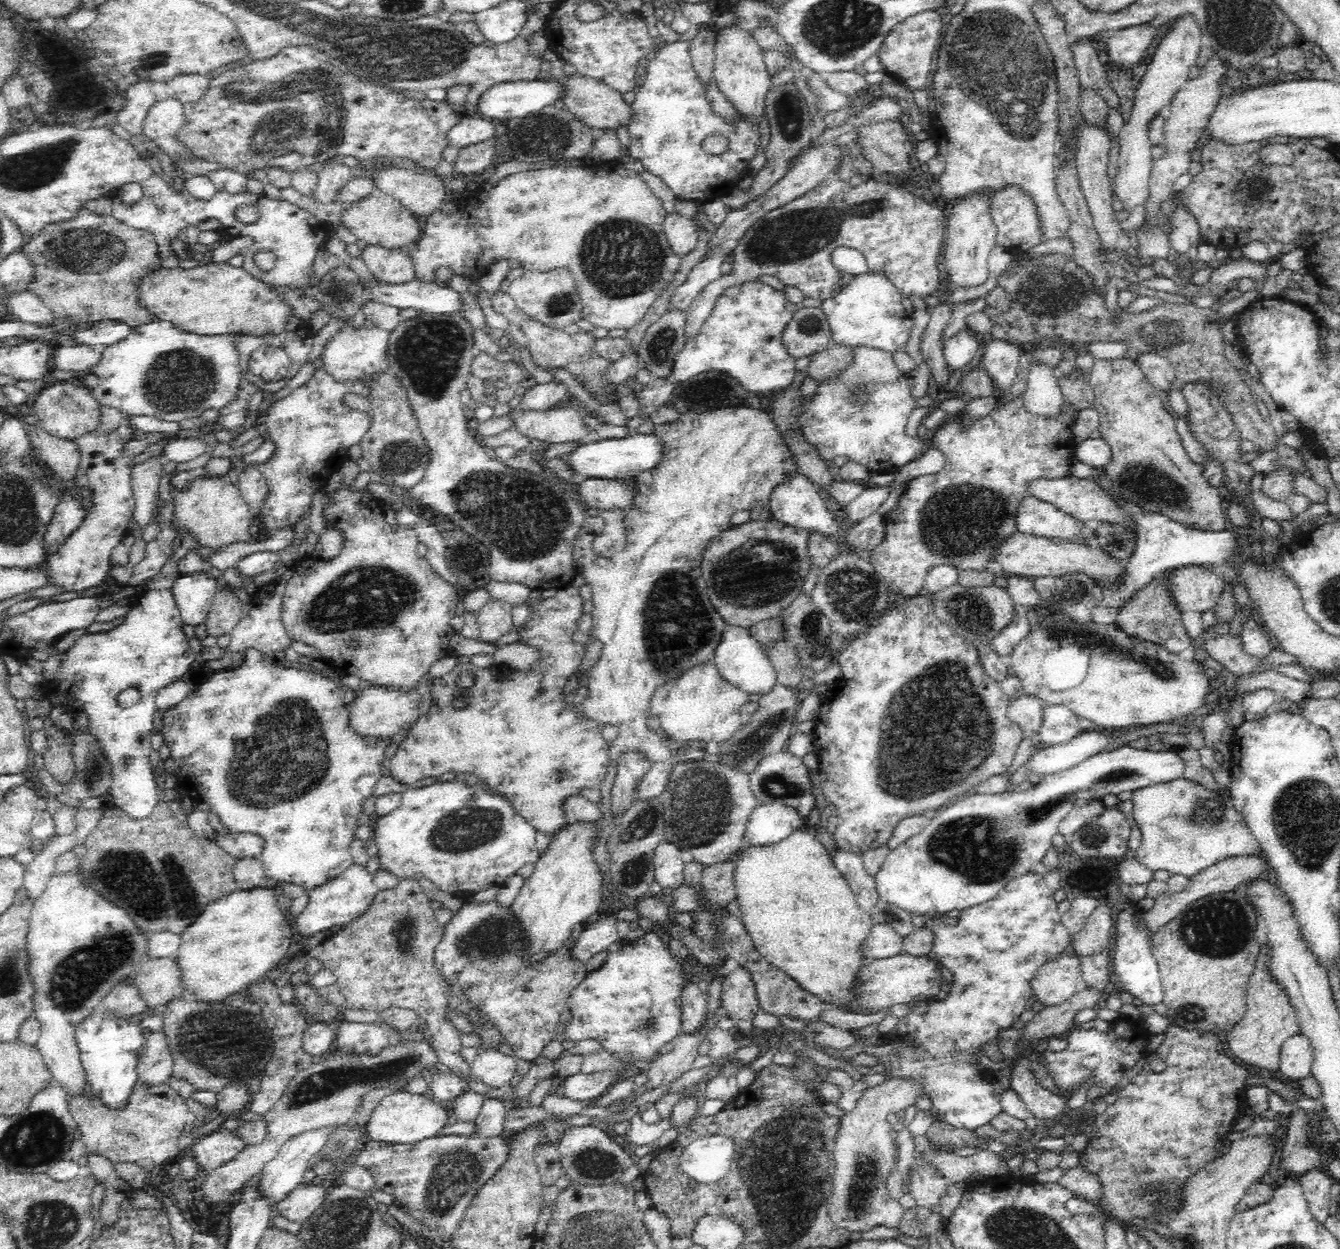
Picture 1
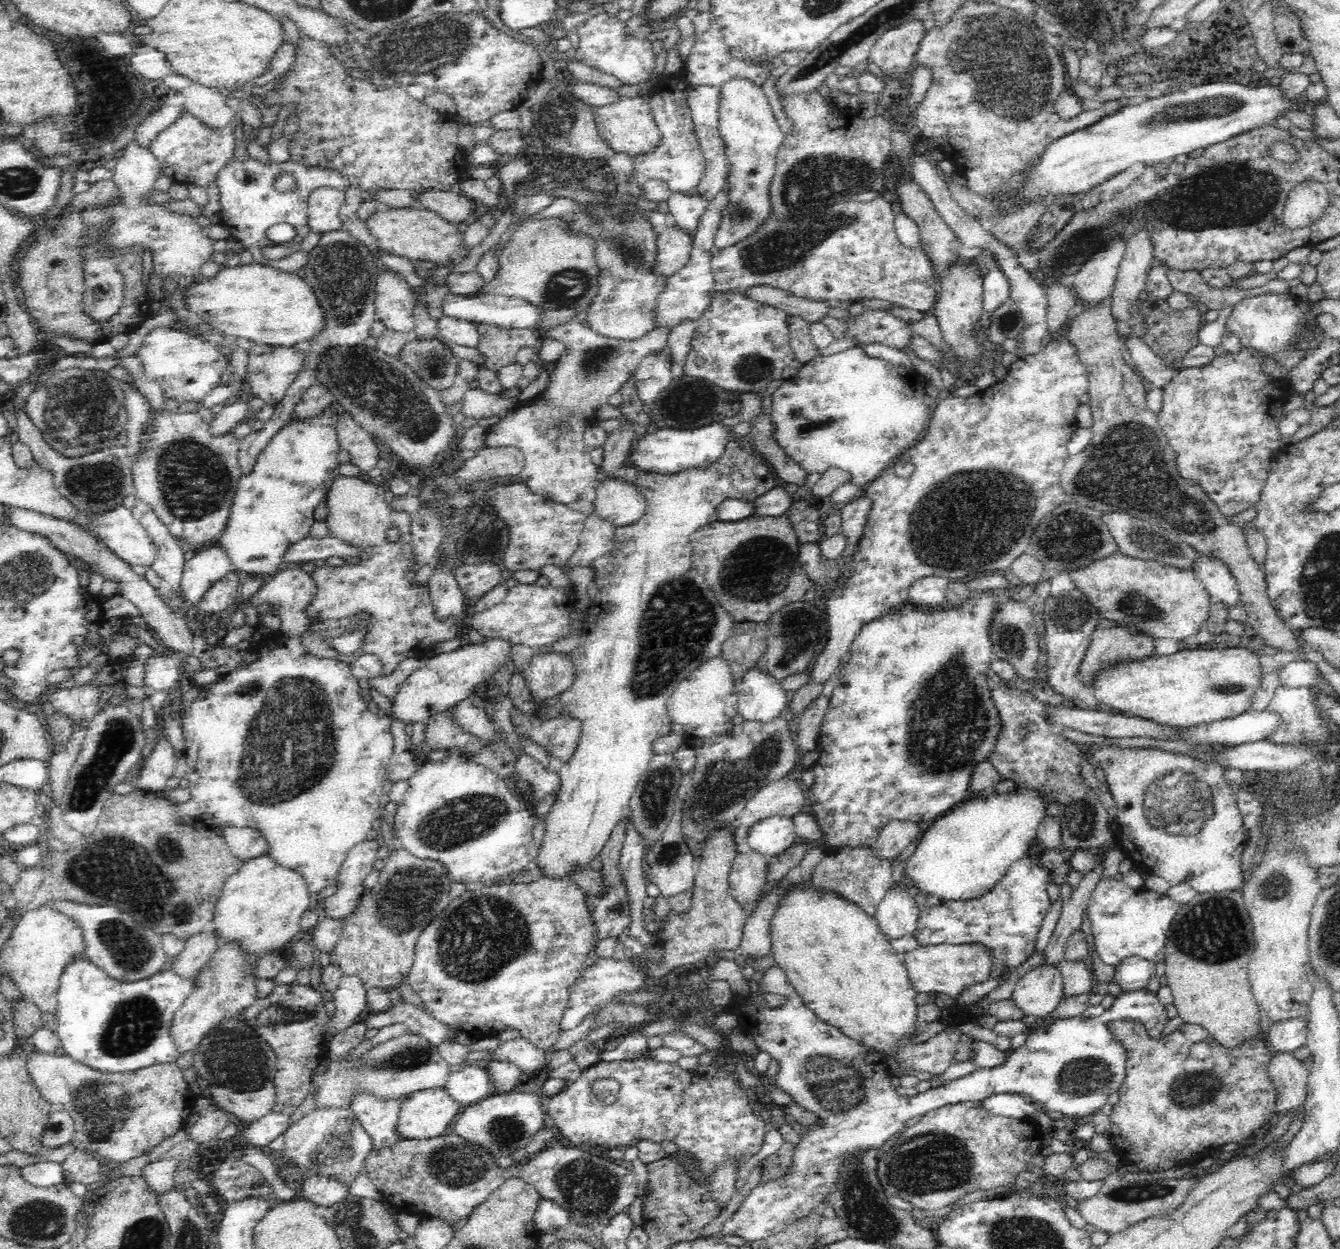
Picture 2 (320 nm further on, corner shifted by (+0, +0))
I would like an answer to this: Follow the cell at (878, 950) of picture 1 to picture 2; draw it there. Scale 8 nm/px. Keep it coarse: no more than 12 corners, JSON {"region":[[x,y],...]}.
{"region":[[901,883],[874,915],[890,942],[914,934],[920,908]]}

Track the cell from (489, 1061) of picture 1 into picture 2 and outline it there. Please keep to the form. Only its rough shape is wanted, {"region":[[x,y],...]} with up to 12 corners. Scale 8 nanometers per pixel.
{"region":[[524,1038],[484,1050],[488,1062],[507,1062],[522,1073],[544,1068],[545,1052]]}

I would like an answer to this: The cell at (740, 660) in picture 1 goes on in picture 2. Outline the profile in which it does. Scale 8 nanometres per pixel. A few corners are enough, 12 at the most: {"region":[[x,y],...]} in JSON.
{"region":[[750,668],[737,682],[737,713],[769,721],[787,711],[788,692]]}

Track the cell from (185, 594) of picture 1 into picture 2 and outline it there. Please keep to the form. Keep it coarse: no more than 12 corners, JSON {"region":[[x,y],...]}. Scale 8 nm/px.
{"region":[[219,545],[187,556],[181,600],[192,608],[233,571]]}

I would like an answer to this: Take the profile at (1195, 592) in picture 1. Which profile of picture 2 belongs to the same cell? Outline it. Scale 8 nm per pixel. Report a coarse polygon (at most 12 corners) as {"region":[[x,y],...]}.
{"region":[[1118,553],[1063,572],[1101,618],[1183,643],[1210,596],[1191,570]]}

